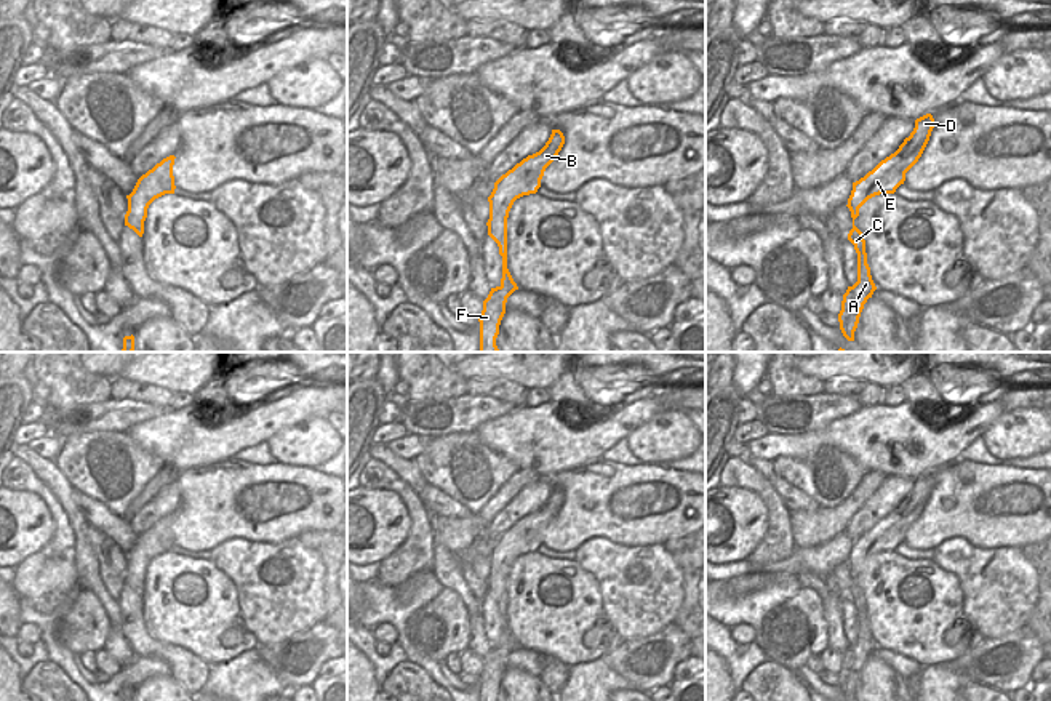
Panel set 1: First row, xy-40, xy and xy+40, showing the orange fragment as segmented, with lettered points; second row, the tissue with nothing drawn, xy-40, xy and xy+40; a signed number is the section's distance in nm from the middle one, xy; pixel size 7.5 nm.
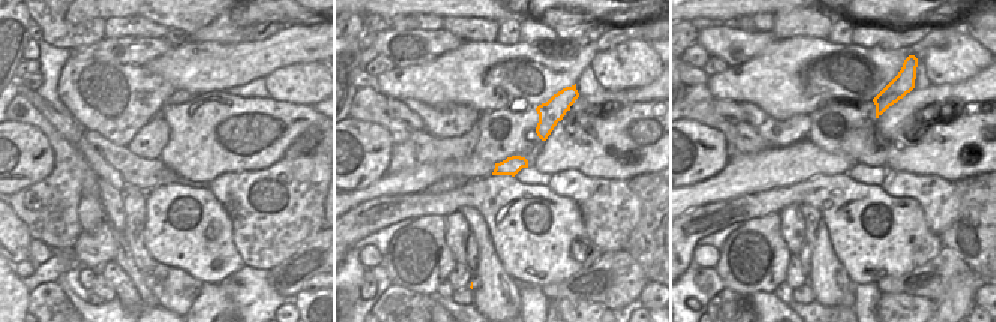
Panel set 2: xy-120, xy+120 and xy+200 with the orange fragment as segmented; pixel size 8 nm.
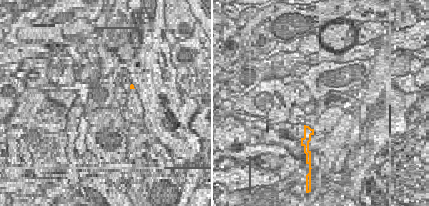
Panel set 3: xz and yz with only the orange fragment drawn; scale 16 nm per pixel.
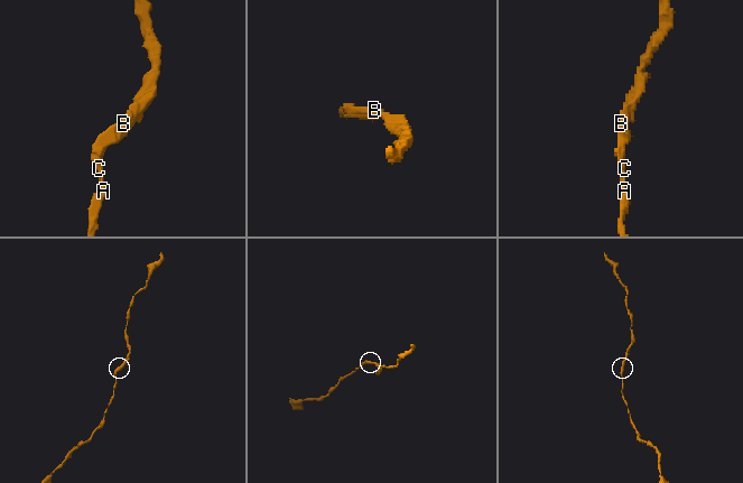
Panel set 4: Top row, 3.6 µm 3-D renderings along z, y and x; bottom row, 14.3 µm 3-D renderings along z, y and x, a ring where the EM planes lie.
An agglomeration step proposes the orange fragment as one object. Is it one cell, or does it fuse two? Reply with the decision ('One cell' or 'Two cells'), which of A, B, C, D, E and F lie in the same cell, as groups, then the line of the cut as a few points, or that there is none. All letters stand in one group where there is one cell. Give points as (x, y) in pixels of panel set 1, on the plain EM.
One cell. Groups: A B C D E F. No split.

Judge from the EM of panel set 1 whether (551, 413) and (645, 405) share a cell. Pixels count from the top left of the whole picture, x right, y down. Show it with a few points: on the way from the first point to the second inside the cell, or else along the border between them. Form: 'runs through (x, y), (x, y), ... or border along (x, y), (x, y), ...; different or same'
runs through (575, 432), (603, 432), (621, 420); same

